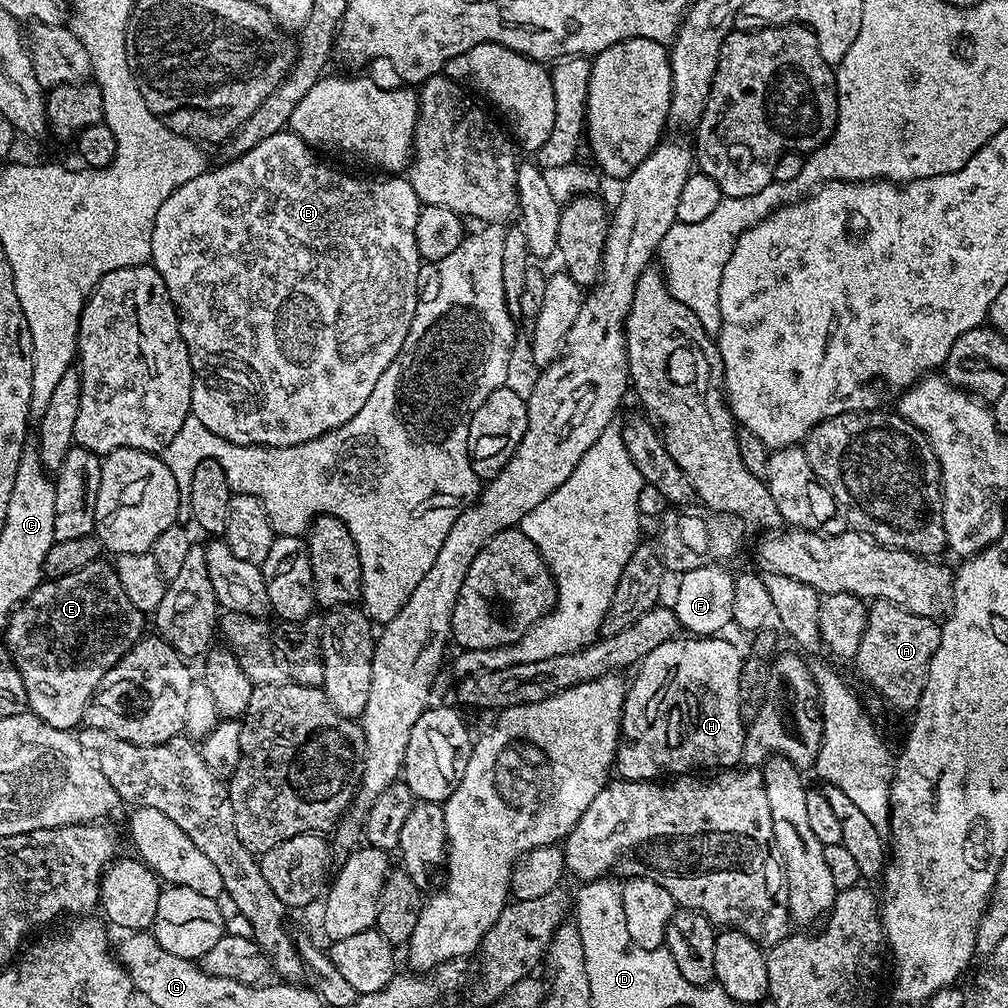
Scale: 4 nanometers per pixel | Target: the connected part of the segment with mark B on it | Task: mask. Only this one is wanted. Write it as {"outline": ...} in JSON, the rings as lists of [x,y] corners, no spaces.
{"outline":[[[285,130],[258,142],[244,156],[237,157],[225,168],[214,172],[206,170],[190,182],[178,186],[154,218],[152,231],[152,255],[150,263],[162,274],[172,305],[180,319],[182,338],[190,354],[192,367],[192,411],[191,415],[206,426],[218,438],[231,444],[255,444],[261,448],[285,448],[310,442],[330,430],[342,427],[370,398],[370,390],[378,386],[378,378],[394,362],[410,322],[416,313],[418,293],[421,291],[420,251],[414,238],[414,226],[418,226],[421,210],[414,186],[400,174],[376,174],[380,176],[351,176],[331,168],[324,160],[316,157],[317,149],[307,144],[298,133]]]}

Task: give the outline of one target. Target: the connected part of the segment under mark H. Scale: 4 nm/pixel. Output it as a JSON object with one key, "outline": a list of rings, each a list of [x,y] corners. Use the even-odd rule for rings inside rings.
{"outline":[[[724,638],[680,639],[667,640],[658,650],[650,650],[635,669],[636,677],[627,685],[624,711],[620,714],[622,739],[616,746],[614,761],[615,771],[625,780],[656,780],[669,774],[691,773],[688,772],[691,768],[732,770],[741,763],[746,735],[746,724],[740,719],[738,706],[742,655],[730,641],[720,640]]]}

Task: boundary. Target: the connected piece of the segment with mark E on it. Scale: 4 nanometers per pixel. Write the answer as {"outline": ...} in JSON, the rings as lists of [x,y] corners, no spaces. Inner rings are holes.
{"outline":[[[104,558],[94,560],[89,565],[82,566],[80,570],[76,570],[74,573],[67,574],[66,577],[60,577],[57,580],[45,579],[14,609],[12,617],[8,619],[8,627],[3,629],[2,632],[3,643],[7,644],[8,653],[12,656],[12,665],[16,667],[18,674],[22,674],[22,686],[26,686],[27,711],[37,716],[42,722],[46,722],[55,728],[76,730],[81,727],[86,706],[92,700],[96,687],[100,685],[102,678],[142,639],[146,632],[146,629],[144,629],[145,613],[140,612],[138,606],[134,606],[134,602],[130,602],[130,598],[126,598],[126,590],[122,590],[122,582],[118,582],[115,567],[109,561],[107,564],[105,560]]]}

